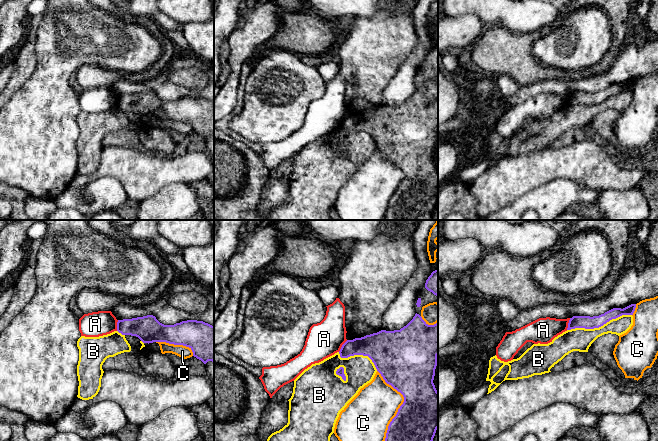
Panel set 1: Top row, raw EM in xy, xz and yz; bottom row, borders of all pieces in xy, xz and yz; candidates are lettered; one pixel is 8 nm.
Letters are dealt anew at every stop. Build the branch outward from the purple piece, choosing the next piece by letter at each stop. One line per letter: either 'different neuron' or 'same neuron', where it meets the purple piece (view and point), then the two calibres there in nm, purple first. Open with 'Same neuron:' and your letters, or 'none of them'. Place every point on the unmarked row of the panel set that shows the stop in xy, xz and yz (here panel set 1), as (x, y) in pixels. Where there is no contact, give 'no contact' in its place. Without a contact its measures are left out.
Same neuron: none of them
A: different neuron | xz (342, 122) | 190/280 nm
B: different neuron | yz (599, 102) | 110/190 nm
C: different neuron | xz (401, 181) | 360/360 nm

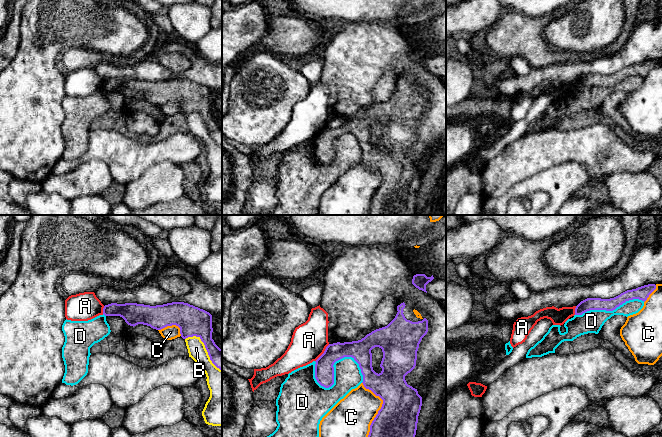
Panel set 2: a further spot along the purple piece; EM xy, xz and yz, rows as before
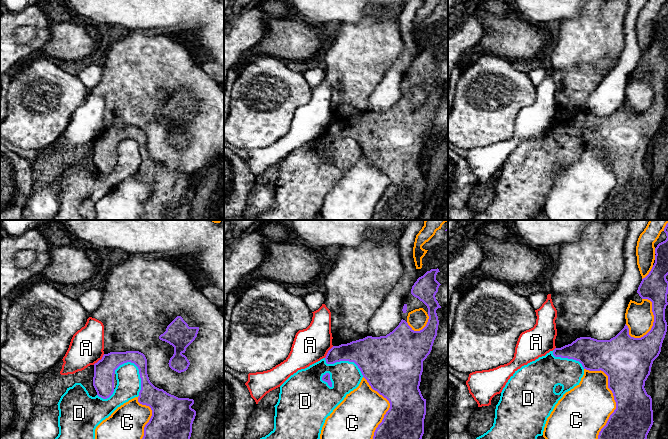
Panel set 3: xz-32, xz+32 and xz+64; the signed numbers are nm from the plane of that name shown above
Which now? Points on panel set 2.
Same neuron: none of them
A: different neuron | xz (323, 129) | 160/280 nm
B: different neuron | xy (205, 123) | 240/140 nm
C: different neuron | xz (381, 184) | 360/320 nm
D: different neuron | xz (333, 146) | 160/220 nm

